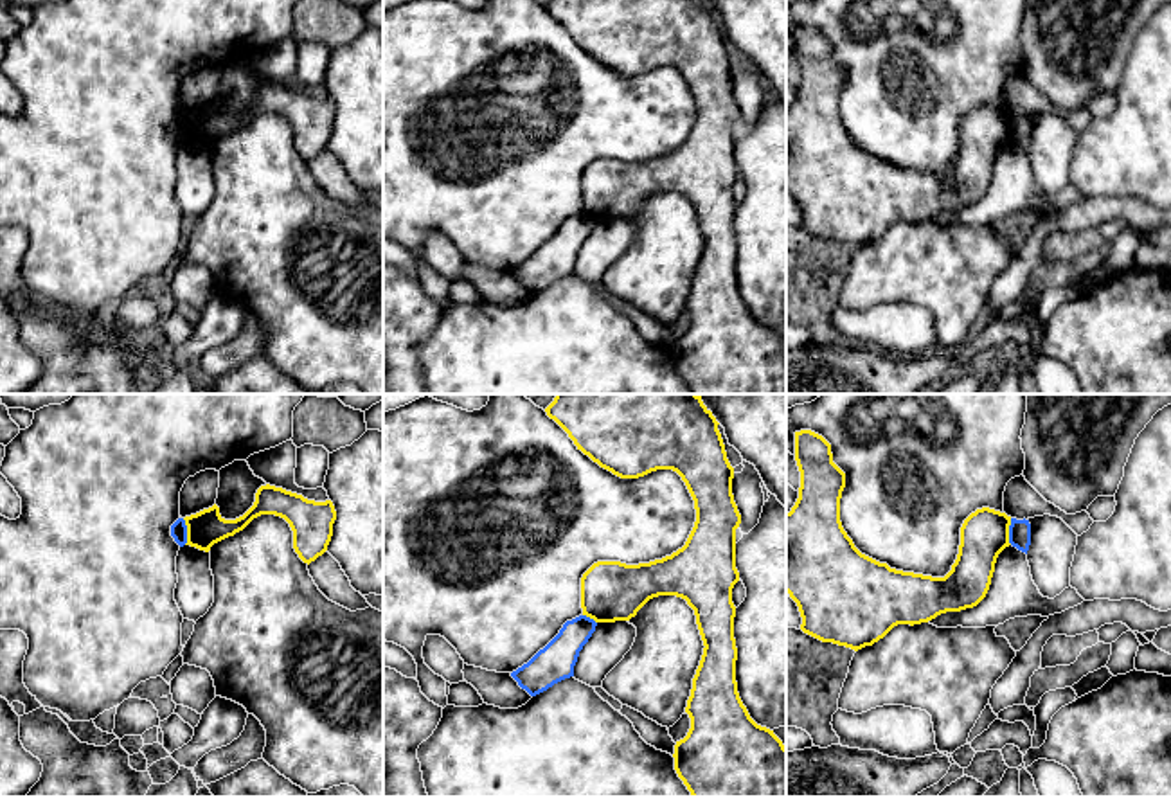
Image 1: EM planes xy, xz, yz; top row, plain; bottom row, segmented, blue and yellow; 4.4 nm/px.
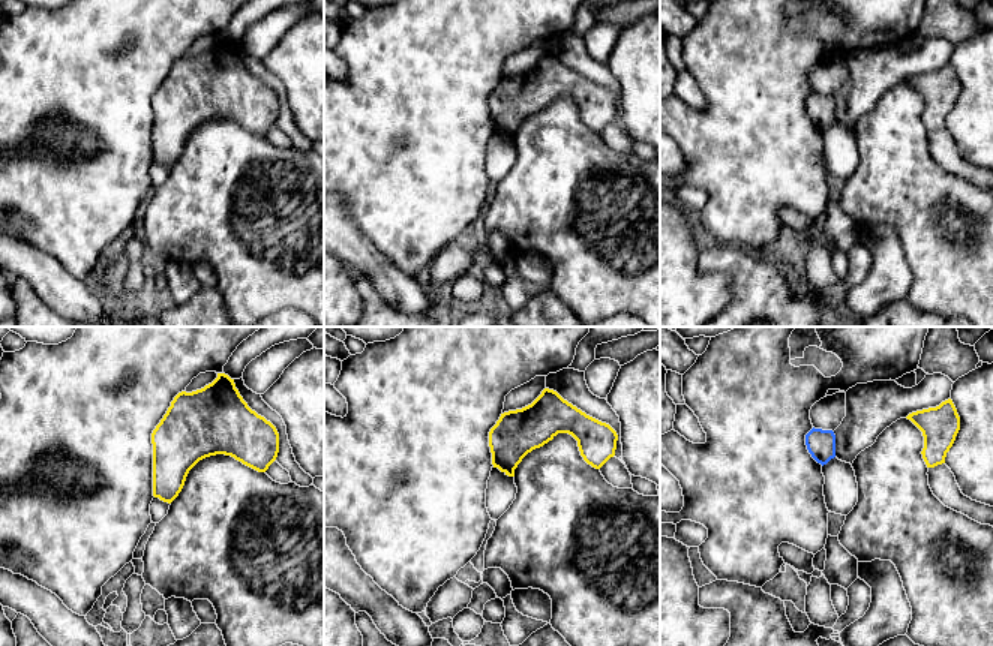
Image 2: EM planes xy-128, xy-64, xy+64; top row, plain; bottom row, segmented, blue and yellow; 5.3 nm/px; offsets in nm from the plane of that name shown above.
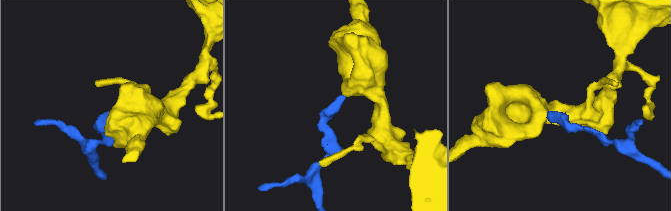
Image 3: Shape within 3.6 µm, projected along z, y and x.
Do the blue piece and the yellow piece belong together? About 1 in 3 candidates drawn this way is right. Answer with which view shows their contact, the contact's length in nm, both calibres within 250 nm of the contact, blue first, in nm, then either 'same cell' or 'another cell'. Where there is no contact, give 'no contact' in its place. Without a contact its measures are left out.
xy | 120 nm | 80/160 nm | another cell

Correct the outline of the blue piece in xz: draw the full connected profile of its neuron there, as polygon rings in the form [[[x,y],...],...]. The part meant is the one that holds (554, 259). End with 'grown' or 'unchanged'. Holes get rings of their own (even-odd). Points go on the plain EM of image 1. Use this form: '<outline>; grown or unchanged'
[[[586,212],[567,218],[559,230],[527,261],[511,270],[522,286],[536,293],[554,281],[574,273],[579,248],[595,228],[597,219]]]; unchanged

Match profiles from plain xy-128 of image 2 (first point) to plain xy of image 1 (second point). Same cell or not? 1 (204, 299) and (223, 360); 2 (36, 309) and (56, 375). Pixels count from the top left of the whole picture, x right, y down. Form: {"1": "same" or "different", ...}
{"1": "different", "2": "same"}

